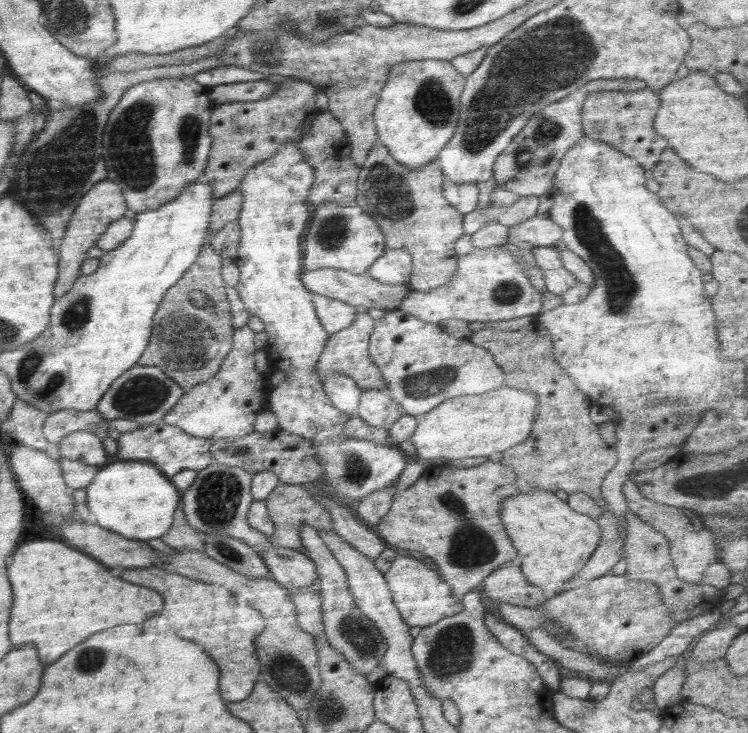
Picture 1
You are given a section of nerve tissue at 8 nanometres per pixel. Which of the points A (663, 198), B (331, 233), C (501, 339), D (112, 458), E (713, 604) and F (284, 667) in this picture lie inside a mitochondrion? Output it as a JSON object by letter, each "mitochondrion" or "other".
{"A":"other","B":"mitochondrion","C":"other","D":"other","E":"other","F":"mitochondrion"}

